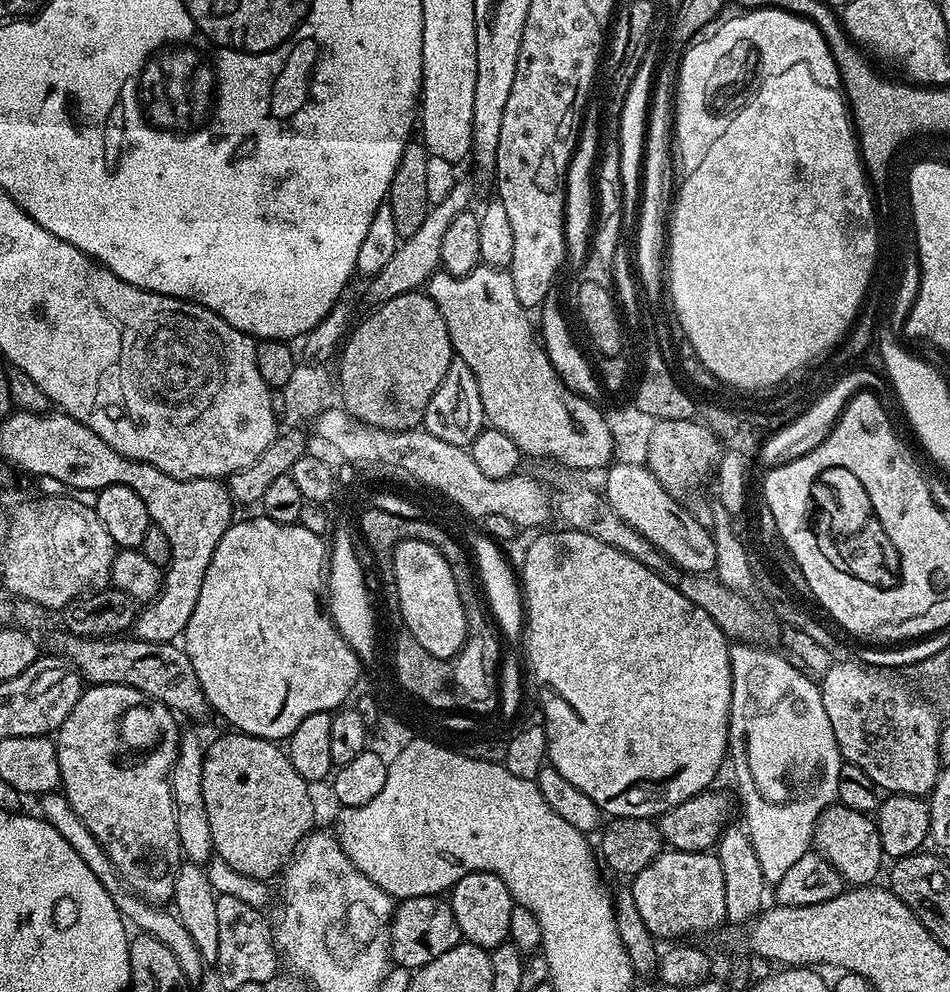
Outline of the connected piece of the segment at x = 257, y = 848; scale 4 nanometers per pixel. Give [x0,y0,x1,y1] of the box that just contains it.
[202,730,313,881]

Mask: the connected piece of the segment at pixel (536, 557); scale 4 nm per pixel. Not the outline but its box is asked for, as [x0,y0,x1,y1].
[518,531,732,818]

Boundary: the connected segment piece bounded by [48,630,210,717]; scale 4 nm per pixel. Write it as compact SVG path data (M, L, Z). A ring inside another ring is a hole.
M67 630L59 631L49 638L48 644L52 647L49 649L62 659L69 660L89 685L130 686L147 699L165 704L181 717L209 715L208 699L183 647L135 638L85 638Z

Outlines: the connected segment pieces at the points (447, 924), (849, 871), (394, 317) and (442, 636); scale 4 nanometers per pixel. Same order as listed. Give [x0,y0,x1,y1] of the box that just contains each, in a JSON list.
[[389,896,462,970],[815,802,886,886],[338,290,454,431],[390,540,467,660]]

